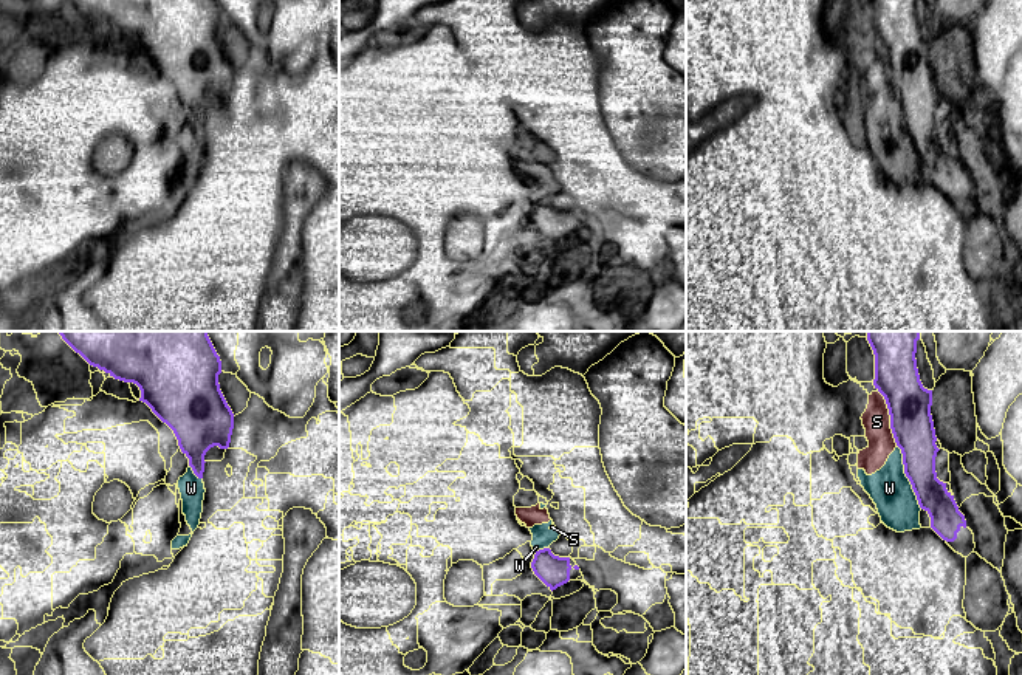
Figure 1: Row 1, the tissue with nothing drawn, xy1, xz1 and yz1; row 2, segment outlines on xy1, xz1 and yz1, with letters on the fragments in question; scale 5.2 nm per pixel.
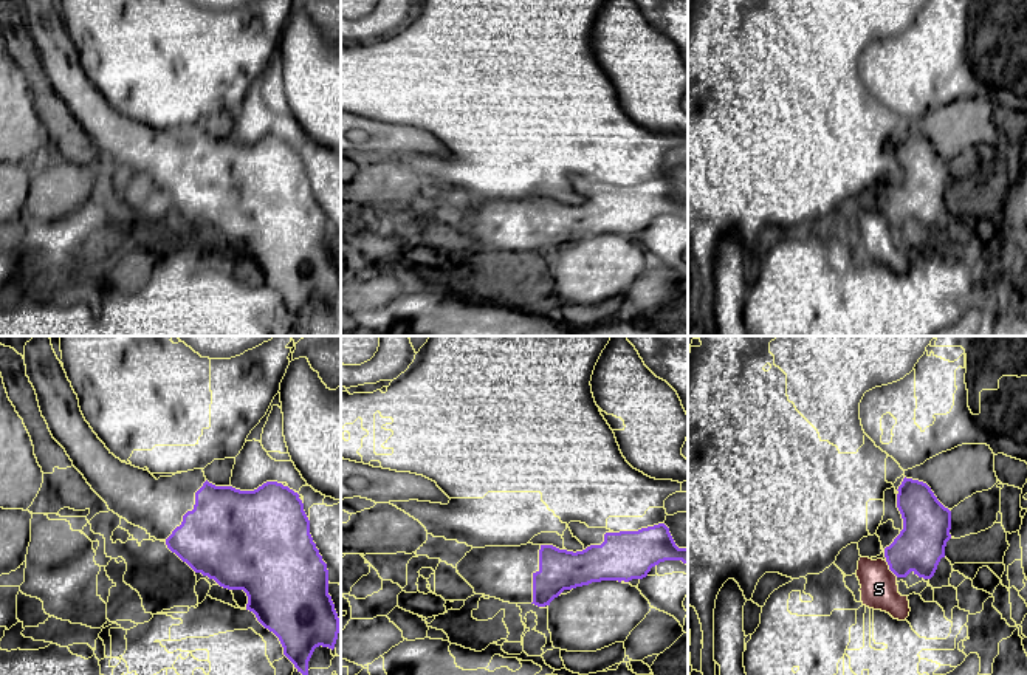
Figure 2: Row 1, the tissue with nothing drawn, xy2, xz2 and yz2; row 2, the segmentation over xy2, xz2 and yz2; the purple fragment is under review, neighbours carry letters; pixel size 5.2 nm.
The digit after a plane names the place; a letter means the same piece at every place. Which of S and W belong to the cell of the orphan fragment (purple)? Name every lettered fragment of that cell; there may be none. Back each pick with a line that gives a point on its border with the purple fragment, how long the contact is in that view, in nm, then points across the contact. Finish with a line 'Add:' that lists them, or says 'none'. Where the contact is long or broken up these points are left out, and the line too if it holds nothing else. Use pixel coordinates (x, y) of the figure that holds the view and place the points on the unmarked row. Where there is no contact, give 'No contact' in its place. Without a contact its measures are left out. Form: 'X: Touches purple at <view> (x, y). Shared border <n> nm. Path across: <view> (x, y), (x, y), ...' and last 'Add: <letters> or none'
Add: none

